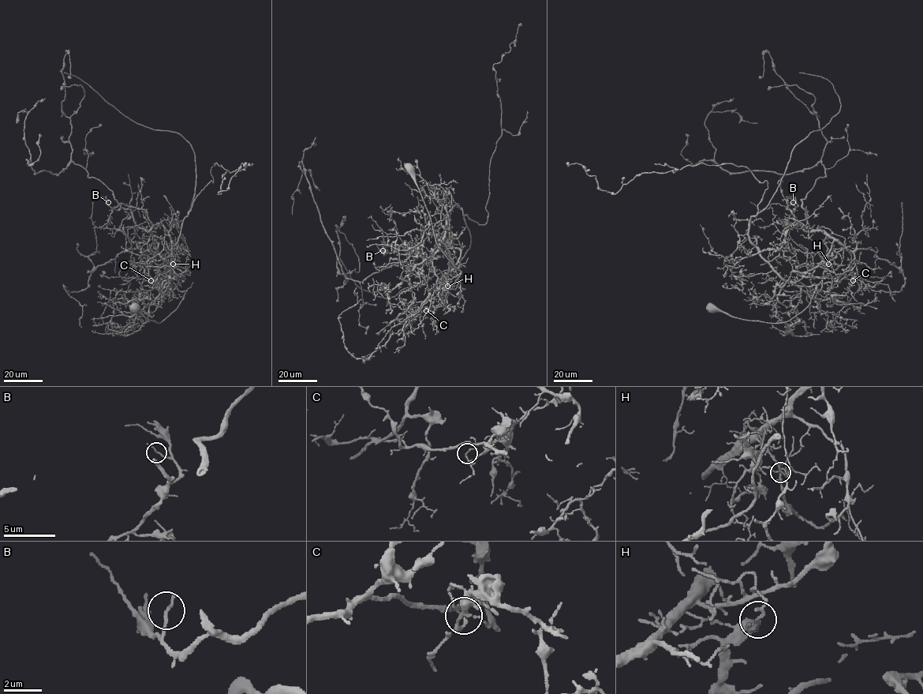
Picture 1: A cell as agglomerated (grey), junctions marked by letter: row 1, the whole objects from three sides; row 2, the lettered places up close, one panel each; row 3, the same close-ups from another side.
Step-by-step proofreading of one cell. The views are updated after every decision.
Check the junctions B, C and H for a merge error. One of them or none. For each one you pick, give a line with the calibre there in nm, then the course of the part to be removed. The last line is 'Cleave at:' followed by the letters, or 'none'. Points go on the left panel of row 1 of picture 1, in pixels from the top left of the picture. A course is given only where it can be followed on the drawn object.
H: 110 nm thick; foreign part runs (173, 263), (158, 286), (168, 278), (183, 219), (212, 182), (214, 163), (226, 170), (221, 193), (246, 163)
Cleave at: H

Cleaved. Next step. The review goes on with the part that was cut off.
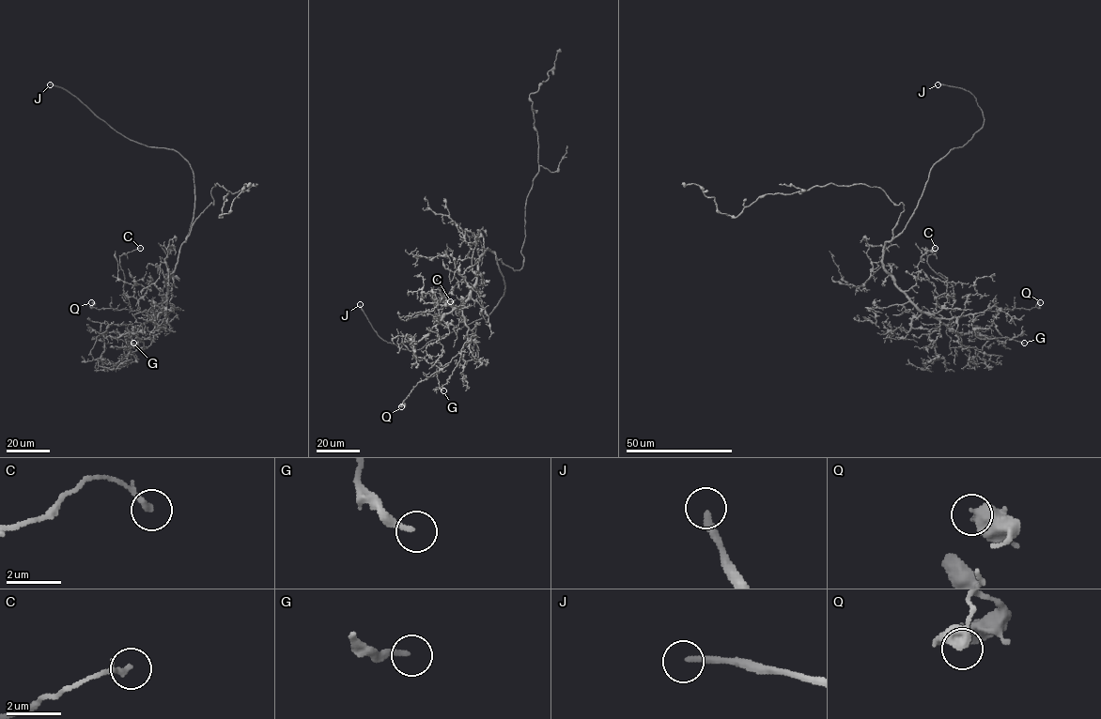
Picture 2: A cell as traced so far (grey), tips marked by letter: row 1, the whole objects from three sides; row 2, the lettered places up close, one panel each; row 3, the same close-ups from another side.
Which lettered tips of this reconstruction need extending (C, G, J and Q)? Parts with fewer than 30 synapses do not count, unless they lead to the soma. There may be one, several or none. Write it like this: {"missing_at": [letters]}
{"missing_at": ["J"]}

